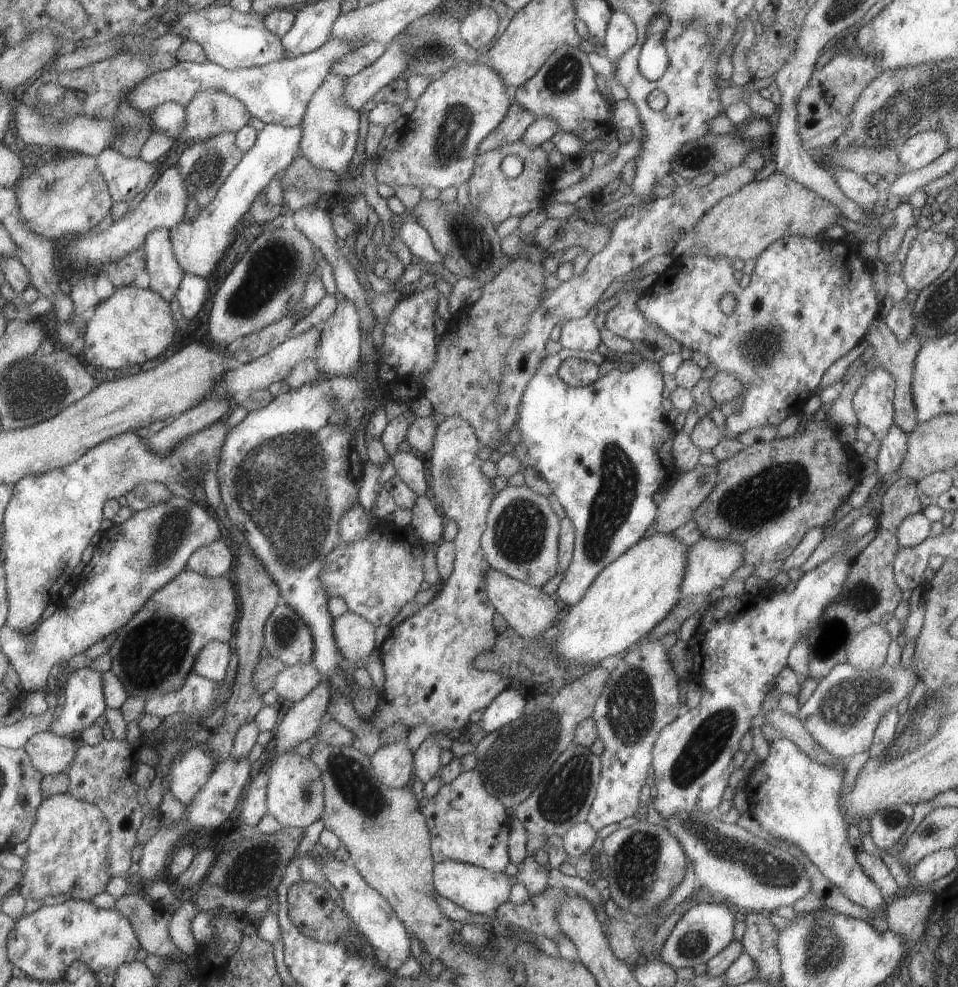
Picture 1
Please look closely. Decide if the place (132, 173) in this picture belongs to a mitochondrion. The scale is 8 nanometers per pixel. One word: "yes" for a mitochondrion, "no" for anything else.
no

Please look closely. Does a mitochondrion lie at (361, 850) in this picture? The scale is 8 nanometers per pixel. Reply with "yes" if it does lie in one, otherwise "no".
no

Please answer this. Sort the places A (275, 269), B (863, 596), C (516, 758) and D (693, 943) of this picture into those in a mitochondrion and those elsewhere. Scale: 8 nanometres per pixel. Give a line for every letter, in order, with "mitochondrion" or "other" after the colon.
A: mitochondrion
B: mitochondrion
C: mitochondrion
D: mitochondrion

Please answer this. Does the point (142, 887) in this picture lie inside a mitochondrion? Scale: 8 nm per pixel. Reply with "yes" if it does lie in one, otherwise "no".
no

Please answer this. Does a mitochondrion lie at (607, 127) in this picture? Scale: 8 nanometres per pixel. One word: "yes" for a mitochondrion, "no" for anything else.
no

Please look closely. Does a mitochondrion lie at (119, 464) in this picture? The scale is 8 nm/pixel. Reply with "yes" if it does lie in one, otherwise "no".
yes

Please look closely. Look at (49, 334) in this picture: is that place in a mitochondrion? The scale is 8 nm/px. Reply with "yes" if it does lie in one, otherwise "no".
no

